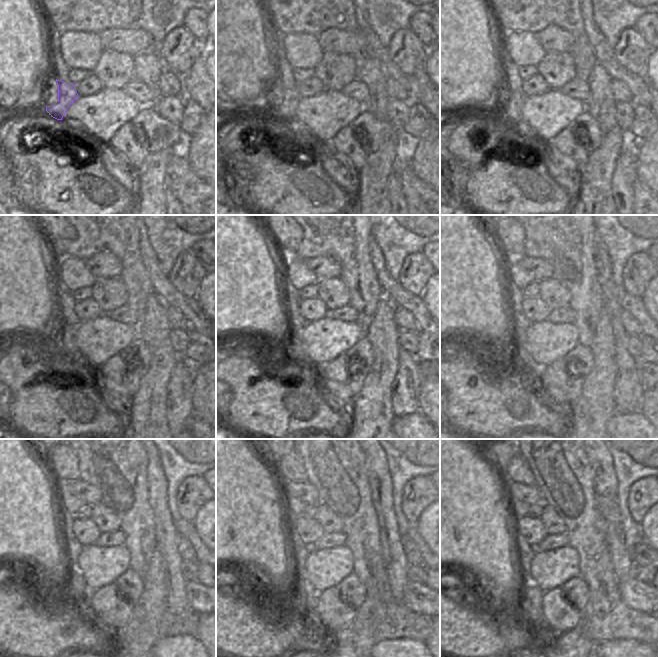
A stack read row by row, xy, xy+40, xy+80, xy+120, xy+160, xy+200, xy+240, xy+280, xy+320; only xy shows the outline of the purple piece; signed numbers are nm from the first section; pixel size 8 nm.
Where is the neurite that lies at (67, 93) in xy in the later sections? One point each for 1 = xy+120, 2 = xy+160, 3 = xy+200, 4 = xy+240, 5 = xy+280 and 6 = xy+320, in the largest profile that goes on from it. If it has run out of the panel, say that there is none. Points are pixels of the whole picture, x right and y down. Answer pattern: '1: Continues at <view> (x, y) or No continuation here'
1: Continues at xy+120 (68, 347)
2: Continues at xy+160 (295, 349)
3: Continues at xy+200 (526, 366)
4: Continues at xy+240 (77, 588)
5: Continues at xy+280 (306, 599)
6: Continues at xy+320 (540, 634).

